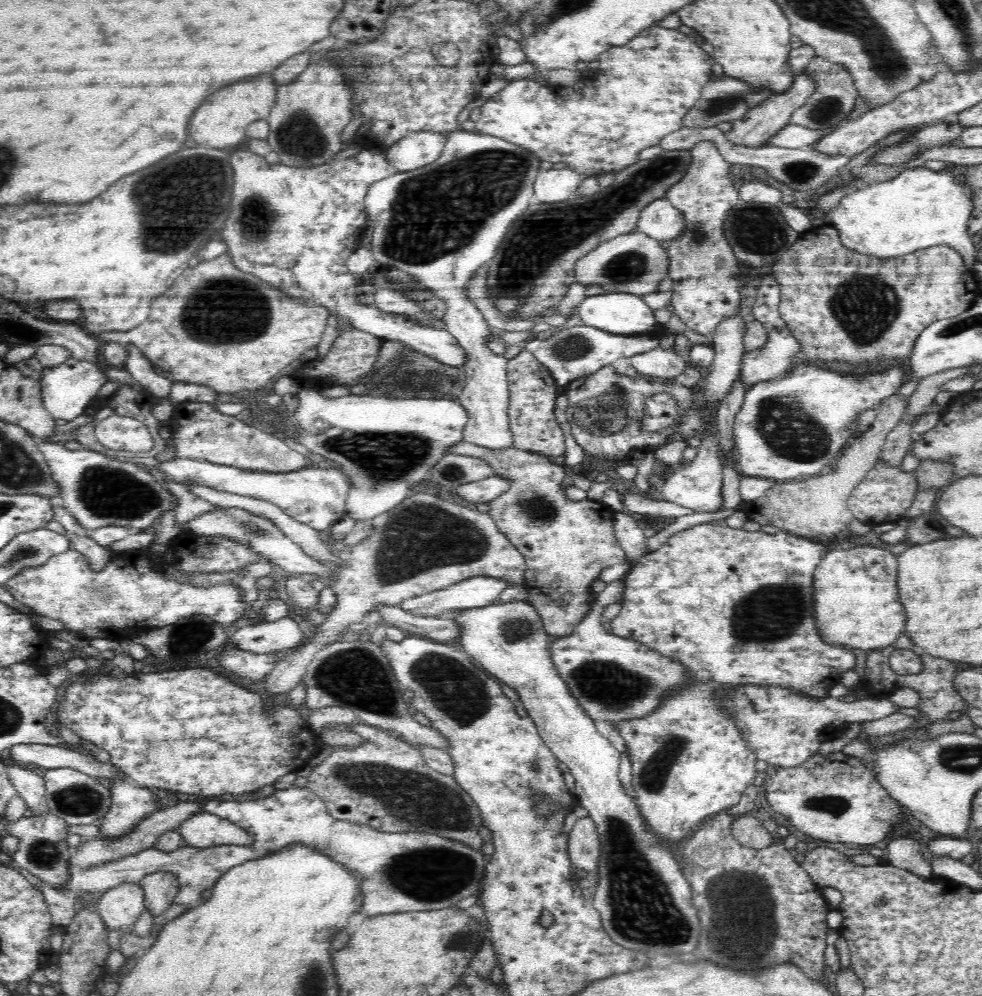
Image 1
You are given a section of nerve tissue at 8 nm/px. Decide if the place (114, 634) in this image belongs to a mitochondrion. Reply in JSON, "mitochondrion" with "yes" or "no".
{"mitochondrion":"no"}

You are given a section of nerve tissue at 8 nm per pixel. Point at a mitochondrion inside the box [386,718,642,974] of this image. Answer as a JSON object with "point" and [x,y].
{"point":[462,942]}

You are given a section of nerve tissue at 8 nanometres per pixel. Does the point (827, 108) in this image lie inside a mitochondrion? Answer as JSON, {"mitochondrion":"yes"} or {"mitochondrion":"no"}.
{"mitochondrion":"yes"}

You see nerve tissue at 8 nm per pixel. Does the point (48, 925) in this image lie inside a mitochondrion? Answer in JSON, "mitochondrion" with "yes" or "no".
{"mitochondrion":"no"}

